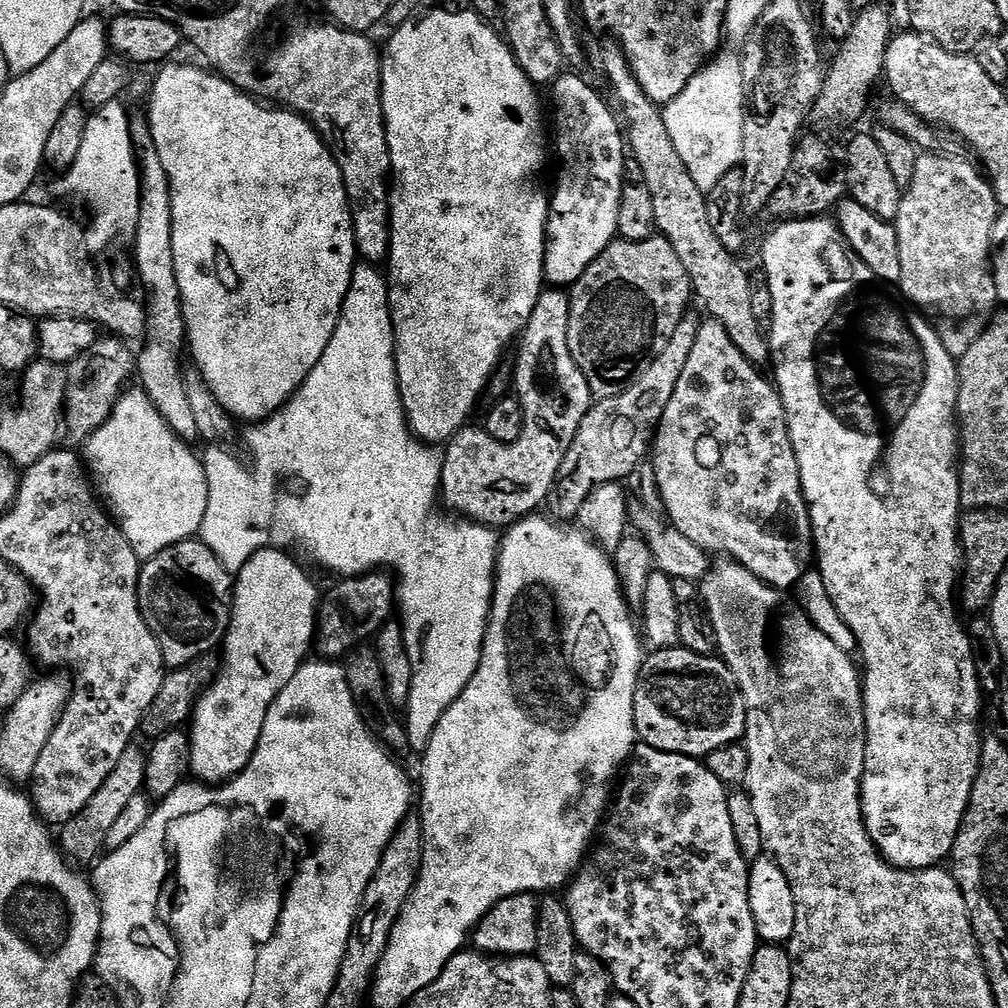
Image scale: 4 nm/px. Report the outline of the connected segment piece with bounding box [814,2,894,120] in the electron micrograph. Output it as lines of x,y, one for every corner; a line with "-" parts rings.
873,2
870,7
857,11
850,34
837,47
840,49
836,57
827,65
824,85
814,105
815,115
845,116
848,120
856,120
867,110
868,95
876,79
879,81
884,75
886,50
893,35
892,16
880,2

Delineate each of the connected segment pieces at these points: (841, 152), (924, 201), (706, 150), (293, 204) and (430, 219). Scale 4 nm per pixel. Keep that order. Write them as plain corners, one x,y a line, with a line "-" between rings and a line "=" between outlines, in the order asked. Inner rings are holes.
801,135
790,162
790,174
786,174
782,186
774,190
774,198
768,200
767,215
777,216
777,221
820,218
831,213
845,199
848,190
847,147
824,136
808,135
=
921,154
918,158
918,164
914,166
912,181
903,189
900,197
900,209
894,221
896,233
898,234
898,254
902,262
902,274
900,275
898,285
899,291
909,305
915,306
925,317
931,318
934,321
934,327
940,336
940,340
944,343
946,350
953,358
962,357
966,354
966,350
970,350
970,346
979,338
980,333
984,331
998,304
996,298
996,283
992,277
992,265
990,263
990,257
994,251
992,227
996,225
996,217
998,215
996,196
992,192
991,183
989,183
979,171
976,173
966,161
956,159
960,158
952,154
=
725,51
717,55
702,71
674,98
663,105
662,111
666,130
670,130
670,142
674,142
674,150
678,150
678,158
686,166
690,178
694,178
698,190
707,193
718,186
722,174
737,167
744,158
744,118
746,115
746,93
744,91
744,71
740,65
741,57
=
177,62
165,63
163,67
157,71
161,72
157,74
156,81
152,84
152,97
148,100
146,115
148,118
148,125
152,131
152,146
156,149
158,158
162,158
162,166
166,166
166,174
170,182
172,229
174,230
174,274
178,274
178,290
182,294
182,310
184,311
184,325
186,326
186,348
190,356
192,352
191,363
202,374
202,378
206,378
206,386
210,386
214,398
218,398
220,405
237,421
243,422
243,420
248,420
247,422
259,422
267,420
269,416
273,416
274,413
300,389
300,384
306,382
310,370
314,370
314,366
318,366
318,358
322,358
326,346
330,346
330,338
338,326
340,311
344,305
346,294
350,290
352,271
355,270
358,263
354,226
352,225
352,208
348,205
346,186
344,185
342,170
338,166
338,162
332,157
332,151
328,149
328,145
325,144
322,137
318,135
316,129
313,128
303,116
287,110
281,110
276,106
265,106
259,99
249,96
248,93
242,91
241,88
235,88
229,80
225,80
223,76
217,74
215,71
209,70
207,67
204,67
205,69
195,68
192,64
176,63
=
471,10
465,12
428,12
424,17
408,20
400,28
395,29
388,40
388,45
382,48
380,58
380,93
382,94
382,110
384,111
384,125
386,126
386,142
390,150
390,162
392,171
390,173
390,191
388,193
388,229
390,230
390,246
388,247
388,258
386,261
386,279
388,282
388,309
392,312
392,329
394,330
394,350
396,351
396,377
400,387
400,397
404,414
408,417
408,426
412,433
423,440
425,444
433,446
452,439
455,432
469,423
472,411
480,400
480,395
486,392
490,381
501,367
500,359
504,356
504,347
515,341
523,333
528,324
530,314
538,302
540,293
545,287
544,279
544,238
548,226
548,205
550,203
546,192
540,189
540,171
544,168
544,116
540,113
540,100
536,97
537,85
532,84
526,78
524,71
518,66
511,47
506,43
505,37
499,31
496,32
488,24
483,24
481,17

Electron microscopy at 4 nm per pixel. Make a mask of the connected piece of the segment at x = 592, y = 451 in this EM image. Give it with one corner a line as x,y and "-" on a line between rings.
685,312
682,322
678,322
678,330
674,330
670,342
666,342
666,350
654,358
646,374
642,374
634,386
622,390
622,394
597,399
586,418
582,418
582,426
578,426
578,434
574,434
574,442
570,442
570,450
566,450
566,458
562,458
562,466
546,501
546,512
551,519
575,521
582,510
582,502
586,502
593,490
603,484
627,481
627,476
632,476
649,455
662,414
666,414
666,406
670,406
670,398
674,398
678,378
682,378
690,350
694,350
694,338
698,338
702,320
694,312

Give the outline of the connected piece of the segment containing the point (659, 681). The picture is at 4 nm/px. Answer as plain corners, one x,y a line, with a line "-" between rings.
682,646
657,648
645,655
634,694
636,735
643,743
663,752
706,758
722,746
737,743
744,735
747,717
748,704
740,693
734,674
719,655
699,656

